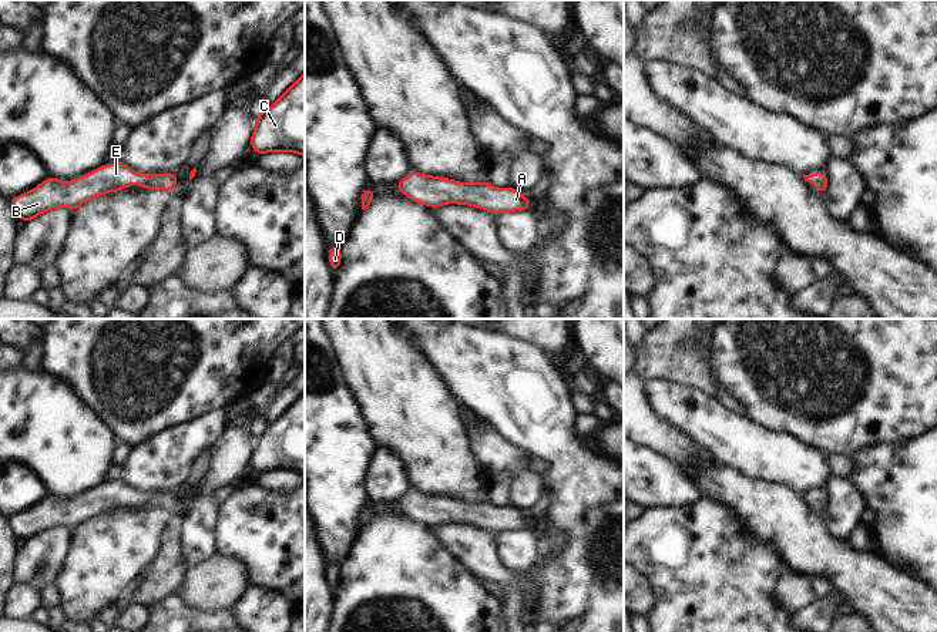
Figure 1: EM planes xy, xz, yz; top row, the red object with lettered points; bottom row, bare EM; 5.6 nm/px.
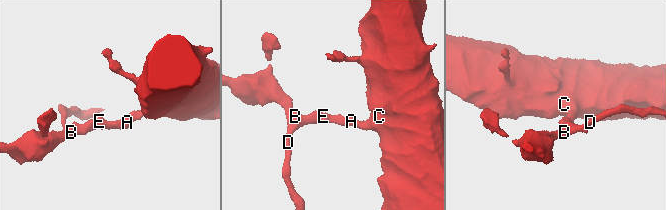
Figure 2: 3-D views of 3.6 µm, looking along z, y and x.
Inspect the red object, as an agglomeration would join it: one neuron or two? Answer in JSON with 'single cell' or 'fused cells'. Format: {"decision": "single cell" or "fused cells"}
{"decision": "single cell"}

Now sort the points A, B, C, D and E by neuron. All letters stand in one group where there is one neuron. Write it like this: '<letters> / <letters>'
A B C D E

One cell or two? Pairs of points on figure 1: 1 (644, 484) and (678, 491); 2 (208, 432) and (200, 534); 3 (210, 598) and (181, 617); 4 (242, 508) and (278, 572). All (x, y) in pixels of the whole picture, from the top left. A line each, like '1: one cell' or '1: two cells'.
1: one cell
2: two cells
3: two cells
4: one cell

